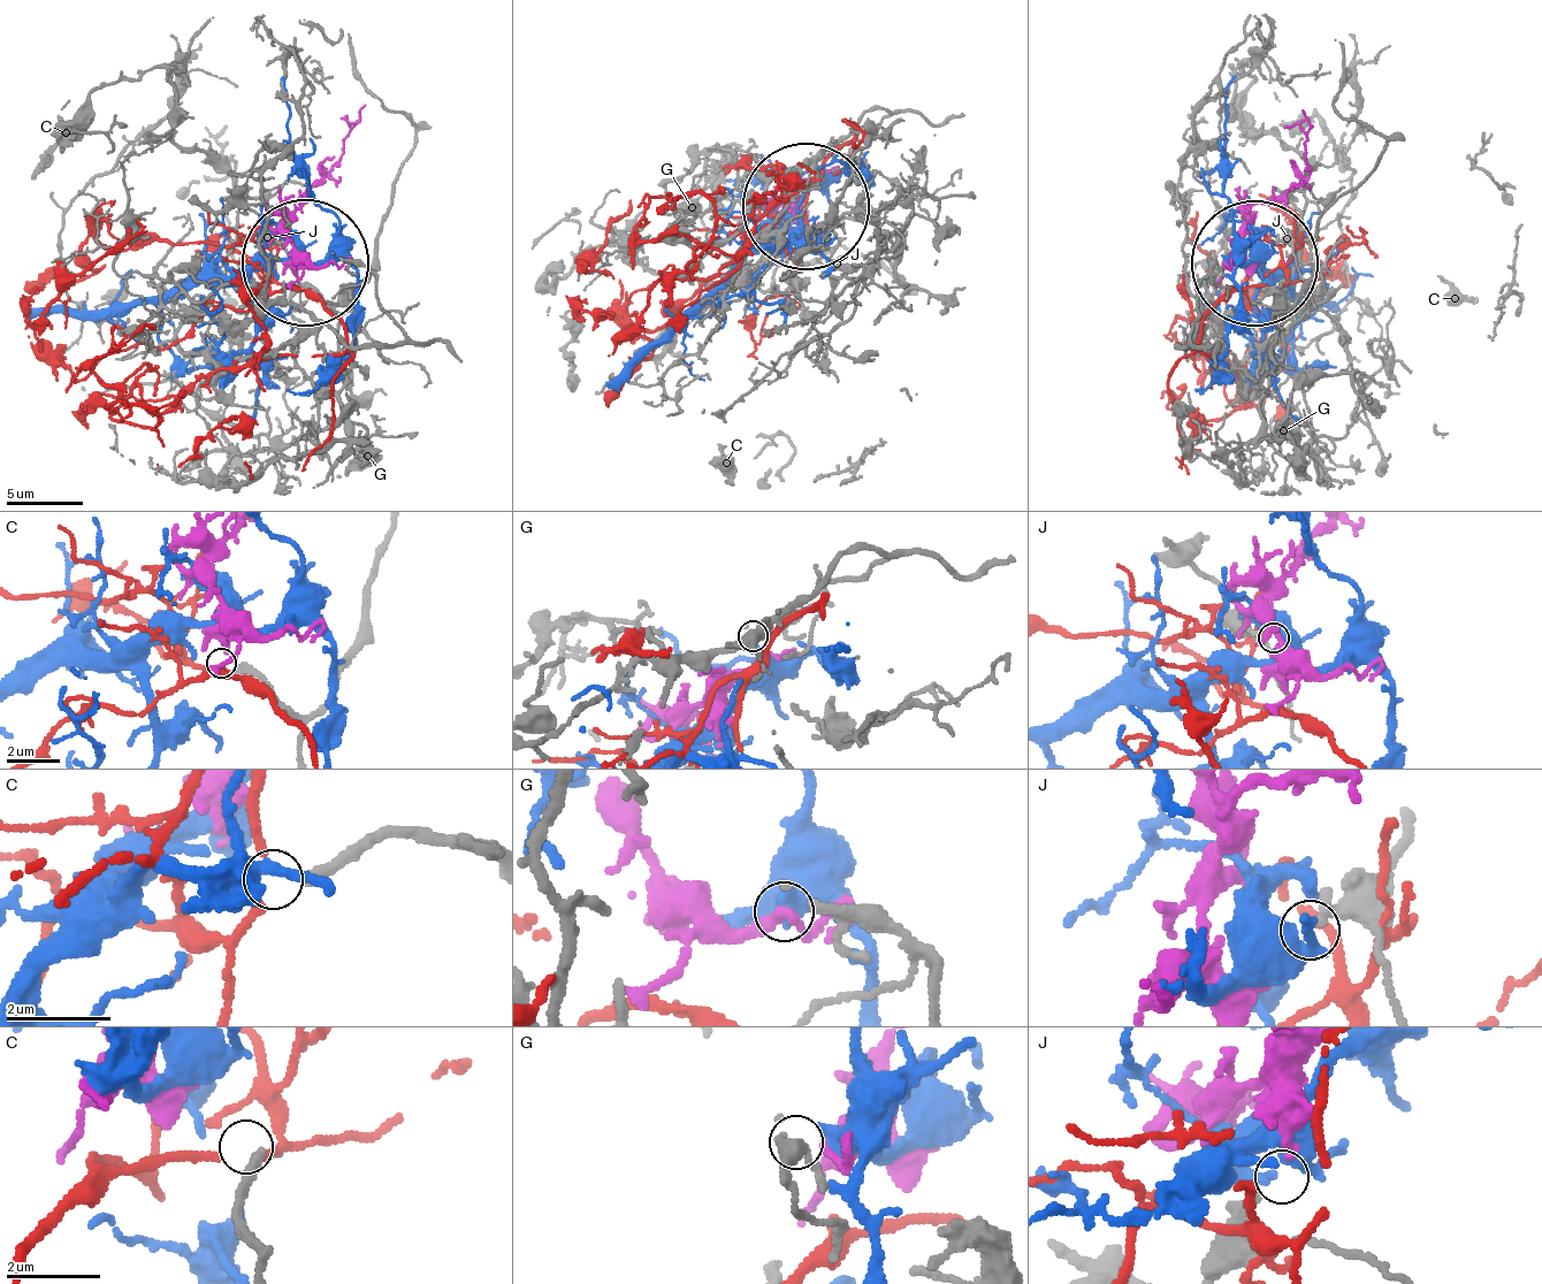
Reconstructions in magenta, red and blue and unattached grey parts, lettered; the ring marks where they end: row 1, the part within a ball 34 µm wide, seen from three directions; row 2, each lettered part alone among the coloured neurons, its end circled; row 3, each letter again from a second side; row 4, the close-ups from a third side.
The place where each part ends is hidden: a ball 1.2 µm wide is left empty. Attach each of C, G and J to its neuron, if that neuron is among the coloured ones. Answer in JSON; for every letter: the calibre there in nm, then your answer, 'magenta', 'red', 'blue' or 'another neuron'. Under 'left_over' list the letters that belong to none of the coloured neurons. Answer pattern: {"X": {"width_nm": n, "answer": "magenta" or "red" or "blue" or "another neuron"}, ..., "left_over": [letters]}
{"C": {"width_nm": 240, "answer": "red"}, "G": {"width_nm": 130, "answer": "magenta"}, "J": {"width_nm": 280, "answer": "blue"}, "left_over": []}

